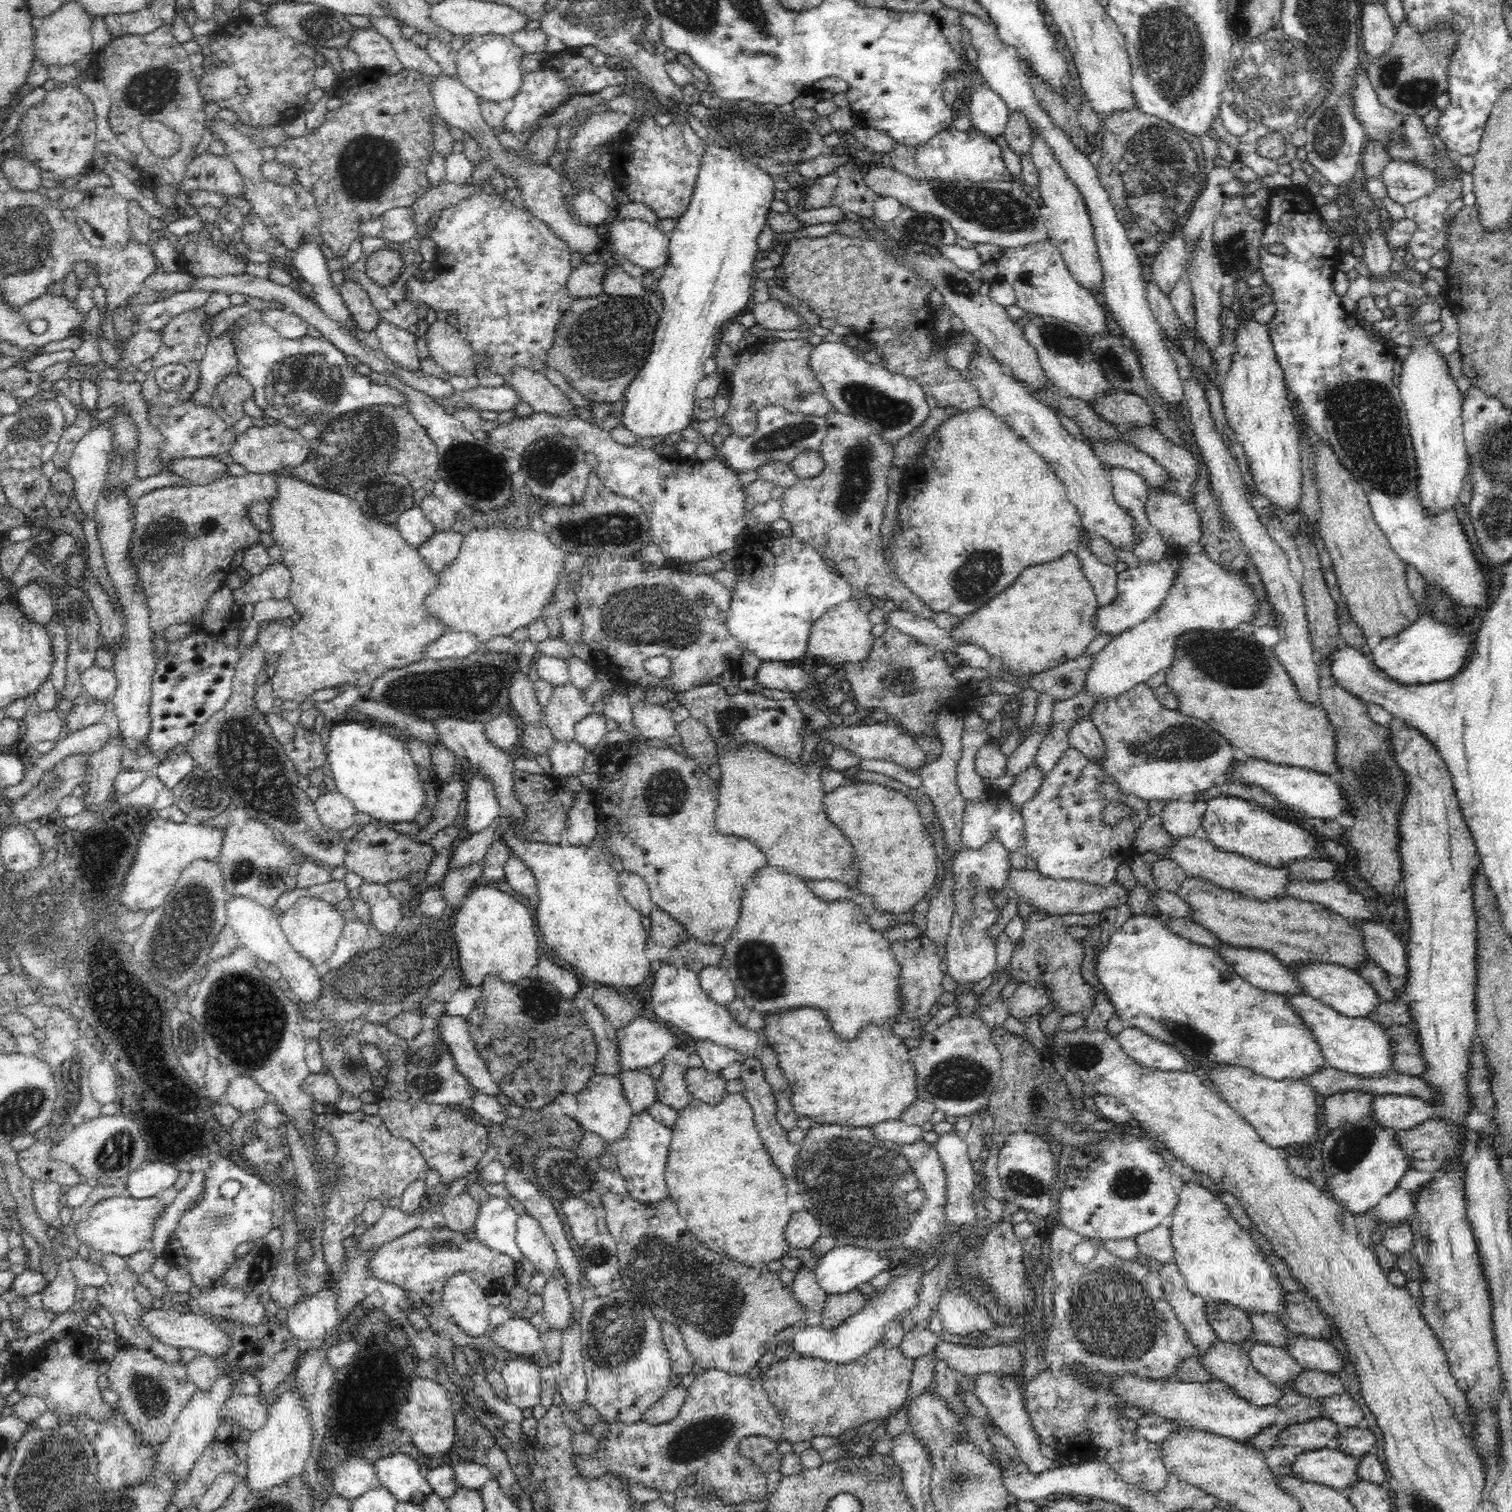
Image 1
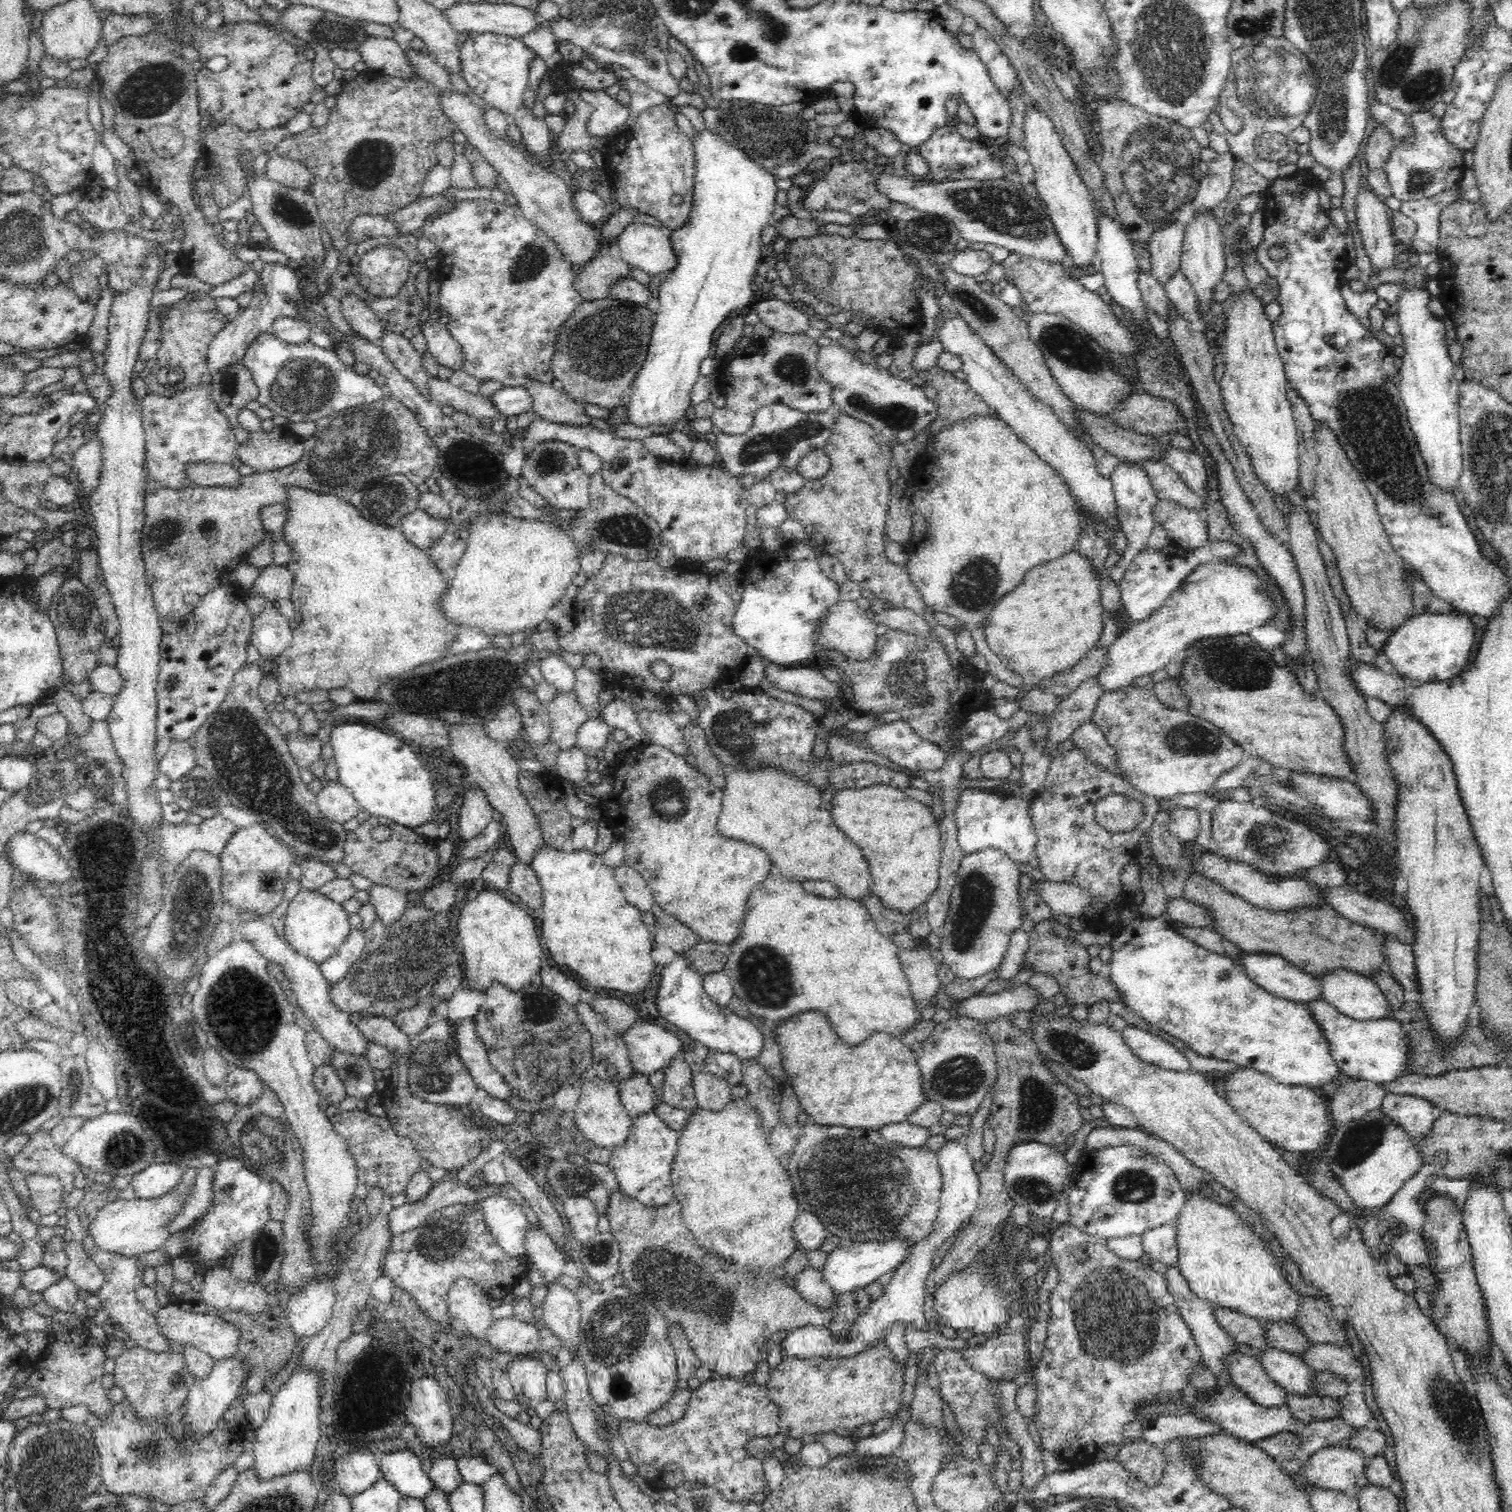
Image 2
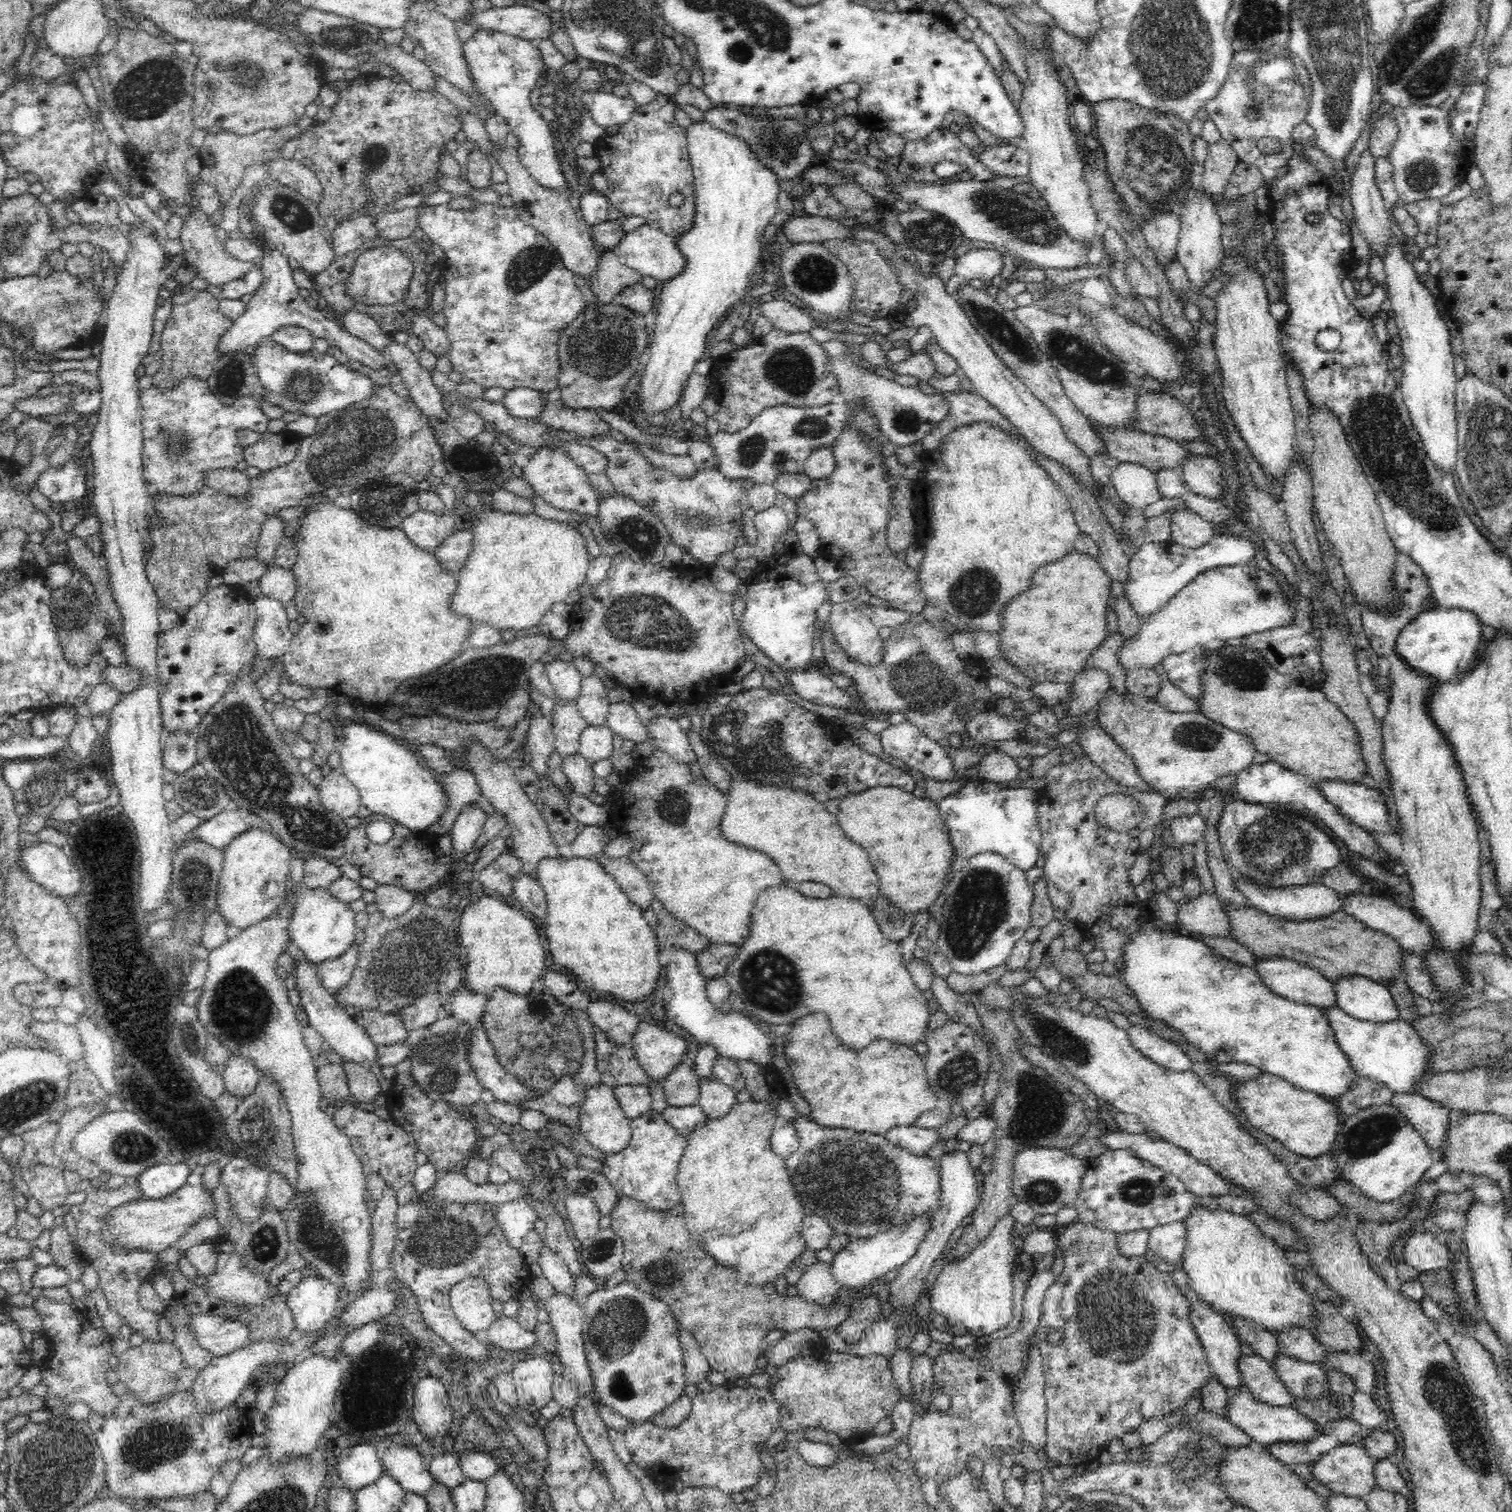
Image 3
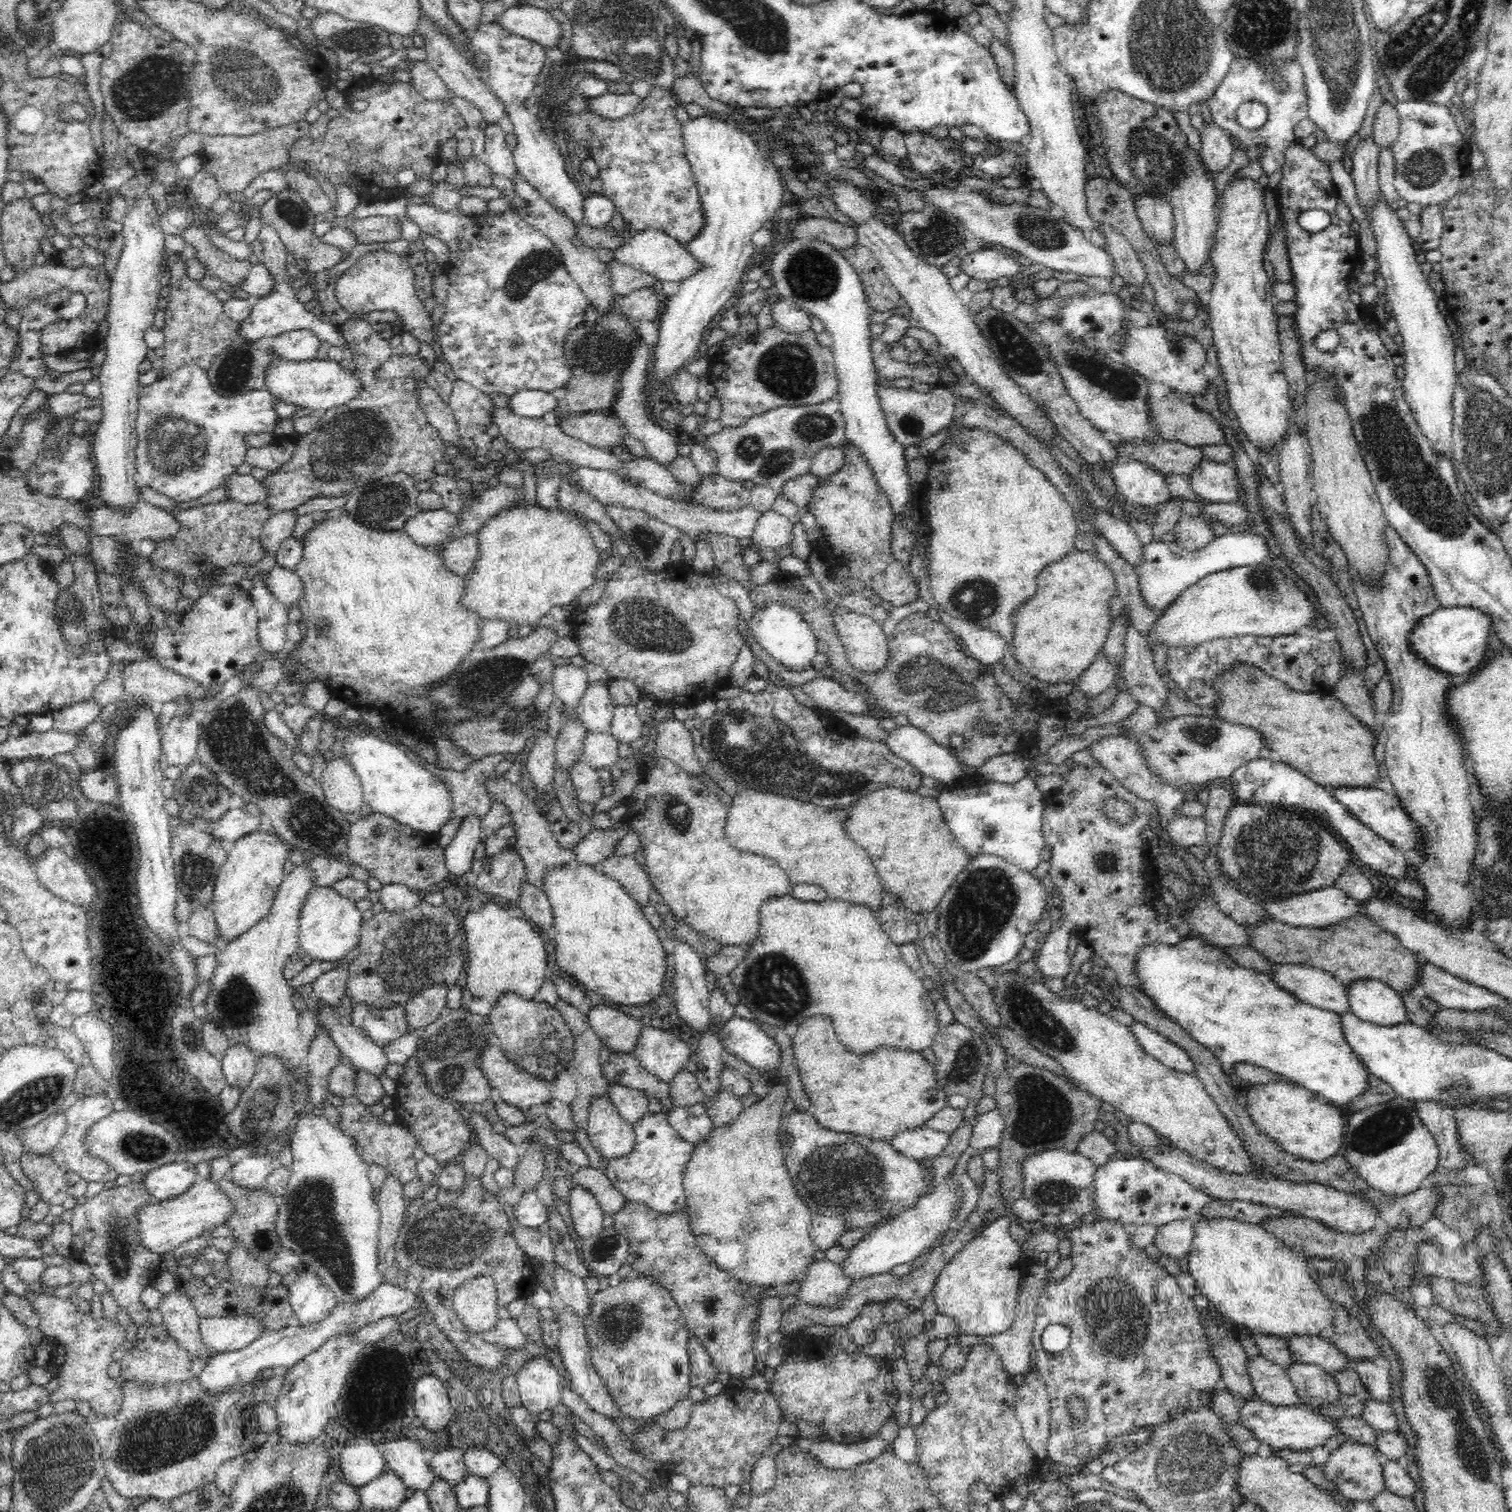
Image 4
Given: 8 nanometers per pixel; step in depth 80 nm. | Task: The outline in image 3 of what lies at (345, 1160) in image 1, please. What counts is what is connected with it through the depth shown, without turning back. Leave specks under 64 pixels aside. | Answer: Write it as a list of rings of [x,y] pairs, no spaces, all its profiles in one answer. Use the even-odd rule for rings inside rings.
[[[347,1103],[338,1109],[335,1118],[339,1131],[351,1140],[352,1150],[358,1155],[363,1166],[363,1173],[378,1174],[387,1186],[400,1190],[415,1175],[417,1144],[413,1135],[391,1120],[381,1120],[376,1114]]]

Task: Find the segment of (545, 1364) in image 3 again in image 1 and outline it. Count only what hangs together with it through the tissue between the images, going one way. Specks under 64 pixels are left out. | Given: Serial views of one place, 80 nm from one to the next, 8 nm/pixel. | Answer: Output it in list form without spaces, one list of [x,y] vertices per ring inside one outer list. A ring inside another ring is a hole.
[[[514,1357],[504,1361],[504,1365],[500,1373],[505,1380],[507,1386],[507,1396],[512,1404],[515,1404],[518,1408],[524,1409],[533,1408],[540,1402],[540,1369],[540,1365],[530,1362],[528,1357]]]

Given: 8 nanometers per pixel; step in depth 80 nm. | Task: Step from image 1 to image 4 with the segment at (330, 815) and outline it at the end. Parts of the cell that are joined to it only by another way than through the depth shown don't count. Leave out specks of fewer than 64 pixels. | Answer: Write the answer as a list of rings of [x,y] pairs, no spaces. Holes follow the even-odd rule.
[[[336,758],[327,762],[322,788],[329,808],[342,814],[357,812],[363,802],[363,786],[350,759]]]

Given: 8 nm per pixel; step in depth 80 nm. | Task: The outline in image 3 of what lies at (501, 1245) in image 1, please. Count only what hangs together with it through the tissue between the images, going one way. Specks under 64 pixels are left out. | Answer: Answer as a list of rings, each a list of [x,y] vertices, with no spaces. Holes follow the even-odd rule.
[[[524,1197],[495,1206],[495,1218],[504,1231],[504,1237],[516,1250],[523,1244],[524,1238],[534,1231],[534,1222],[539,1214]]]

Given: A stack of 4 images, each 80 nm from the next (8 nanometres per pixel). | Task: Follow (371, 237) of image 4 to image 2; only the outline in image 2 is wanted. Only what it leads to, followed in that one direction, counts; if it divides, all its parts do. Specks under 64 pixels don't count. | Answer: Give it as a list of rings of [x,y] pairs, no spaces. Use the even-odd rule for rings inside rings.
[[[443,193],[419,197],[408,206],[392,213],[392,219],[398,225],[400,233],[412,234],[418,228],[423,228],[425,219],[435,216],[437,210],[440,210],[440,206],[448,206],[454,202],[456,202],[454,198]]]

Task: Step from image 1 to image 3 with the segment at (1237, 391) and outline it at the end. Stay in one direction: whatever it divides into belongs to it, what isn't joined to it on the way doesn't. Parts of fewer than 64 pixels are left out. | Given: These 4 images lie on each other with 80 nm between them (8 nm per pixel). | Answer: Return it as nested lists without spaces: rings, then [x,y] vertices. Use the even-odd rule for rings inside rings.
[[[1246,256],[1221,258],[1220,263],[1222,272],[1232,276],[1232,280],[1226,284],[1226,288],[1222,286],[1214,296],[1216,314],[1218,314],[1218,322],[1215,322],[1214,326],[1218,328],[1218,332],[1214,334],[1213,343],[1215,355],[1222,368],[1220,371],[1223,379],[1222,396],[1234,426],[1246,442],[1248,450],[1253,454],[1252,459],[1260,464],[1268,480],[1276,479],[1282,482],[1293,467],[1291,465],[1296,448],[1295,416],[1289,397],[1286,363],[1282,358],[1283,352],[1279,345],[1279,321],[1274,319],[1268,311],[1271,301],[1267,297],[1264,278],[1246,270]]]

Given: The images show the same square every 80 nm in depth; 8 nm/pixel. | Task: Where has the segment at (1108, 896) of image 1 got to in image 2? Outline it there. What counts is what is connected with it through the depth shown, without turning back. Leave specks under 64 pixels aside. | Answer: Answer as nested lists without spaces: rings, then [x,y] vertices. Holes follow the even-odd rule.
[[[1046,879],[1044,882],[1036,882],[1035,885],[1034,882],[1030,882],[1029,888],[1046,902],[1054,916],[1066,914],[1075,917],[1091,901],[1091,898],[1085,896],[1085,892],[1074,884],[1063,884]]]

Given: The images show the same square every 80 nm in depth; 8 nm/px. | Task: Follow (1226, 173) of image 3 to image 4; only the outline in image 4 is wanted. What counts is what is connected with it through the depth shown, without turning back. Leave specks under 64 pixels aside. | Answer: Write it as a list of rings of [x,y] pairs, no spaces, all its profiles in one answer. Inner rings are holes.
[[[1214,120],[1210,124],[1204,122],[1200,135],[1203,165],[1215,176],[1218,172],[1226,170],[1226,166],[1230,166],[1234,154],[1233,142],[1227,133],[1214,123]]]

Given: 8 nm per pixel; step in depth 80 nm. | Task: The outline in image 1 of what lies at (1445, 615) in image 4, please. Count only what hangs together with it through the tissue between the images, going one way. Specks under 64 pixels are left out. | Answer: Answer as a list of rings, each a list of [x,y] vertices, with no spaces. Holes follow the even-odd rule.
[[[1424,614],[1400,634],[1383,638],[1370,655],[1373,663],[1396,682],[1416,685],[1445,681],[1456,676],[1466,664],[1470,648],[1468,630],[1464,629],[1467,625],[1467,621],[1448,623]]]

